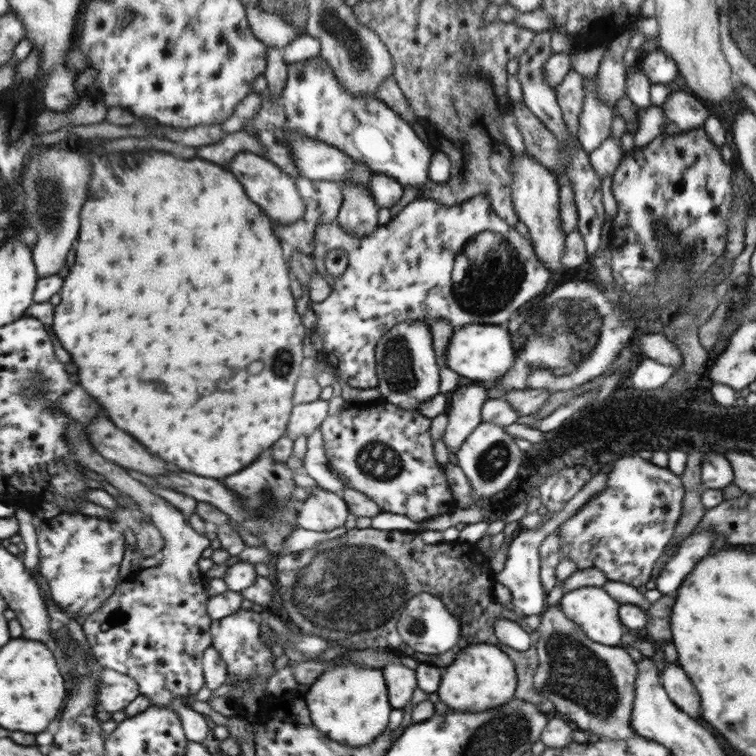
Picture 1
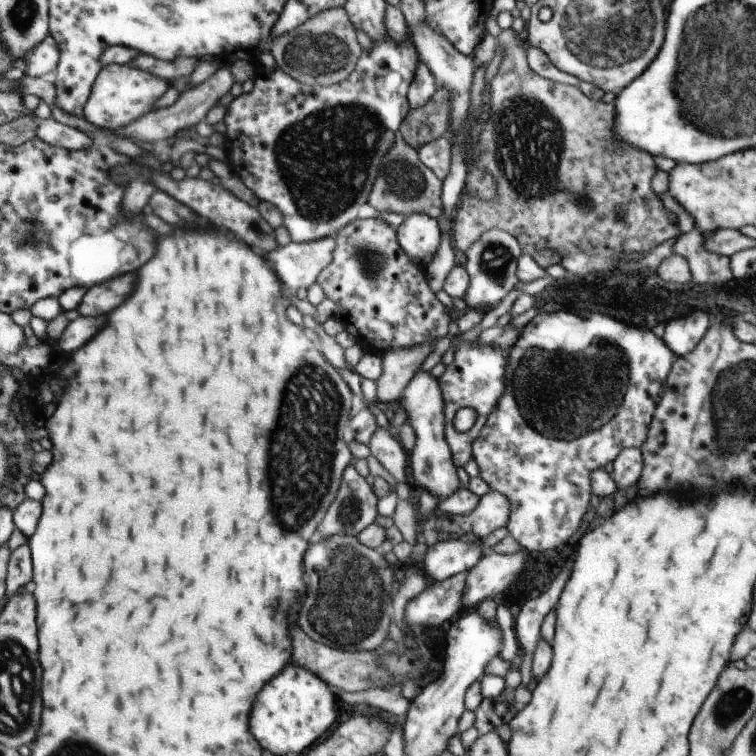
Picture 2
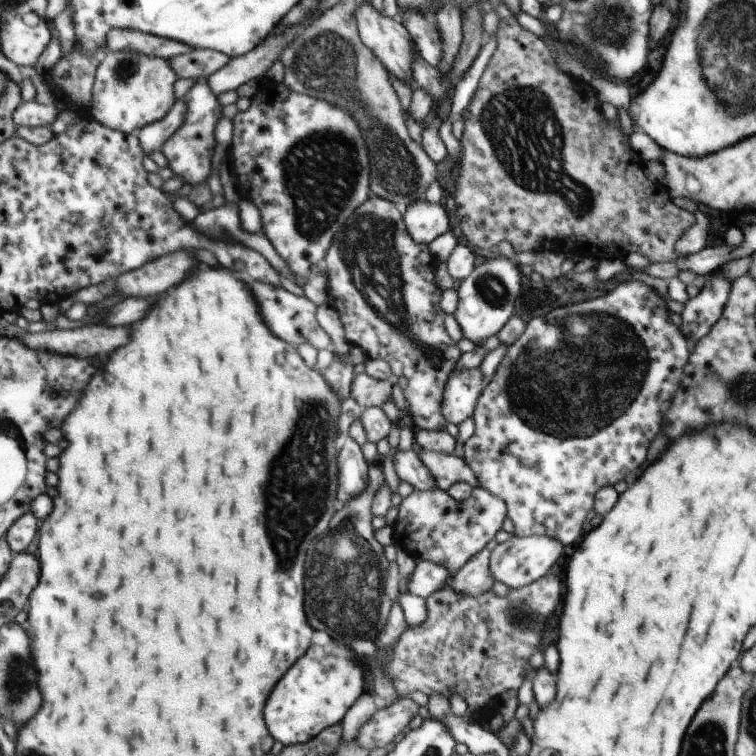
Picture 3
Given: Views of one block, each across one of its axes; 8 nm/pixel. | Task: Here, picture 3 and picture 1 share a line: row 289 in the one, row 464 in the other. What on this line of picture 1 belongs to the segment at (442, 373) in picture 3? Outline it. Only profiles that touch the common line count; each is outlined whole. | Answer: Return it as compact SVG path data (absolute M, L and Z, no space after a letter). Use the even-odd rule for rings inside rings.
M382 400L362 409L358 409L358 406L344 406L338 414L327 415L320 426L327 464L338 473L346 487L368 496L383 512L400 514L416 523L430 516L450 515L458 508L458 504L454 502L454 496L448 488L444 470L440 470L434 458L432 434L428 434L430 422L432 420L419 410L404 410Z

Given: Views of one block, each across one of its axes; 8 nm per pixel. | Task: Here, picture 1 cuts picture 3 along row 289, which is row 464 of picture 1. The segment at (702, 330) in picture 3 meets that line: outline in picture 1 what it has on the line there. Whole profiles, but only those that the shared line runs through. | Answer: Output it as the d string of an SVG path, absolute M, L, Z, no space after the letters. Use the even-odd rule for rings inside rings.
M710 451L706 454L698 472L701 474L699 483L705 489L723 490L726 486L732 485L735 480L735 471L731 461L718 451Z

